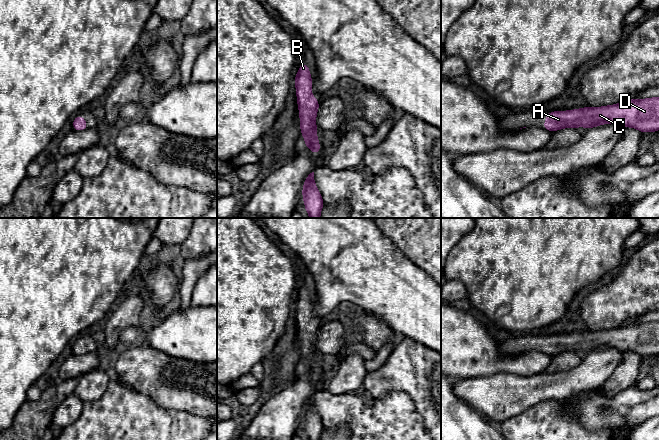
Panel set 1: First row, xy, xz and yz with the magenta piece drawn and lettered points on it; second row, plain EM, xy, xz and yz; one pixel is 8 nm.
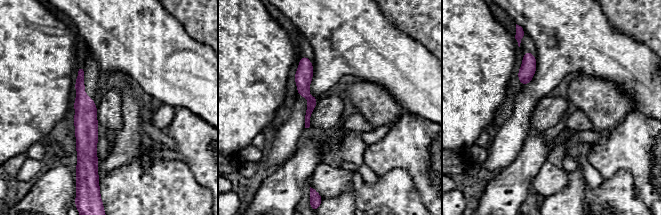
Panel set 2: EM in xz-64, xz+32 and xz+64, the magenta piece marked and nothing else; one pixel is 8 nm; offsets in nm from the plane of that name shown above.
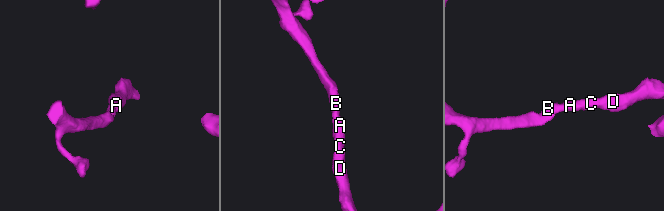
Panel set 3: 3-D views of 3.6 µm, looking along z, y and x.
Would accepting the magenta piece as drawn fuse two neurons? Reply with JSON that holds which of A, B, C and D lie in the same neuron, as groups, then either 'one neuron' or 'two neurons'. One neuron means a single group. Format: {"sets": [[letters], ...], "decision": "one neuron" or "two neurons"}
{"sets": [["A", "B", "C", "D"]], "decision": "one neuron"}

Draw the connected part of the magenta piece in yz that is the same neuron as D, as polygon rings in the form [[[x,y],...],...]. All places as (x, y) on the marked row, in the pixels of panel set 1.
[[[659,97],[643,100],[632,98],[615,105],[548,112],[543,128],[547,131],[568,127],[577,129],[579,126],[589,129],[606,123],[633,127],[642,133],[658,131]]]

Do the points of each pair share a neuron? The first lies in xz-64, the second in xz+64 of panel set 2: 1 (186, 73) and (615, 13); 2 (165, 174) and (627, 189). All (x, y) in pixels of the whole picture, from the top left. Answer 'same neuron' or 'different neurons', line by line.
1: different neurons
2: same neuron

